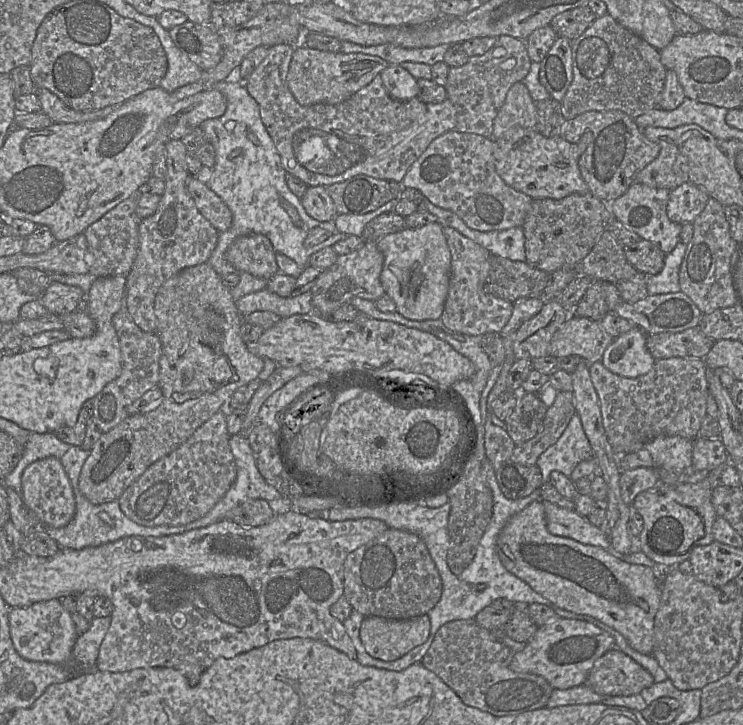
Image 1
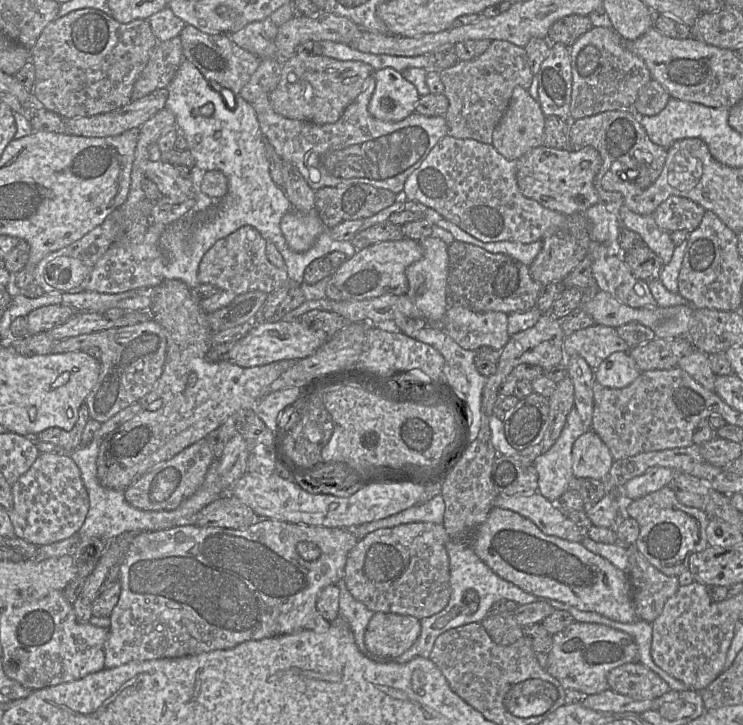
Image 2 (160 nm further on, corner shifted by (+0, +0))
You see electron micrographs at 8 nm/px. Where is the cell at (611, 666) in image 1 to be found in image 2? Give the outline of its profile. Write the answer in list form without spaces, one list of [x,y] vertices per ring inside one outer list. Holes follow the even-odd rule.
[[[639,662],[613,668],[607,675],[608,689],[634,700],[652,700],[670,690],[669,685],[655,672]]]

